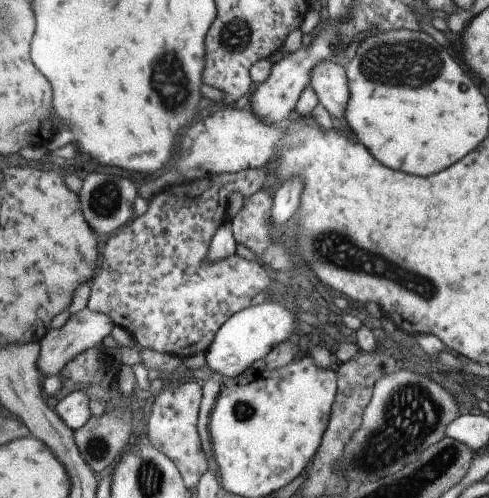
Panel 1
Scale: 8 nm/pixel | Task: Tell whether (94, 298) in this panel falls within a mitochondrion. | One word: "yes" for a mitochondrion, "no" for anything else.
no

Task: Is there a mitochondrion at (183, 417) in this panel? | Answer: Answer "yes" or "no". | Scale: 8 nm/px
no

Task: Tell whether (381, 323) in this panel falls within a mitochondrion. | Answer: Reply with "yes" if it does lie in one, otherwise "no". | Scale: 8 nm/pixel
no

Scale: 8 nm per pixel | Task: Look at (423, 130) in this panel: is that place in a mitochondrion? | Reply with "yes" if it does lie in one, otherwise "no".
no

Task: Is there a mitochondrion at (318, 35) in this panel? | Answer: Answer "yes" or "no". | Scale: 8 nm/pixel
no

